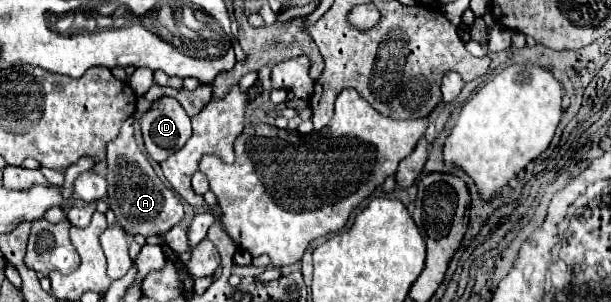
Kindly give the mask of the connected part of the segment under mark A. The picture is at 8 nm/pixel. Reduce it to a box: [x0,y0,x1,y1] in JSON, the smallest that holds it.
[107,117,183,235]

